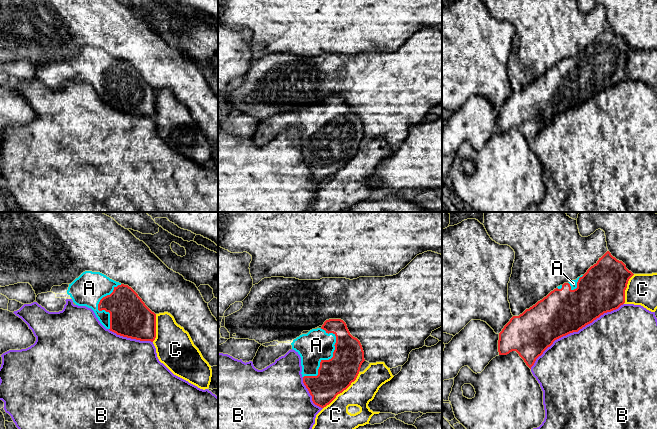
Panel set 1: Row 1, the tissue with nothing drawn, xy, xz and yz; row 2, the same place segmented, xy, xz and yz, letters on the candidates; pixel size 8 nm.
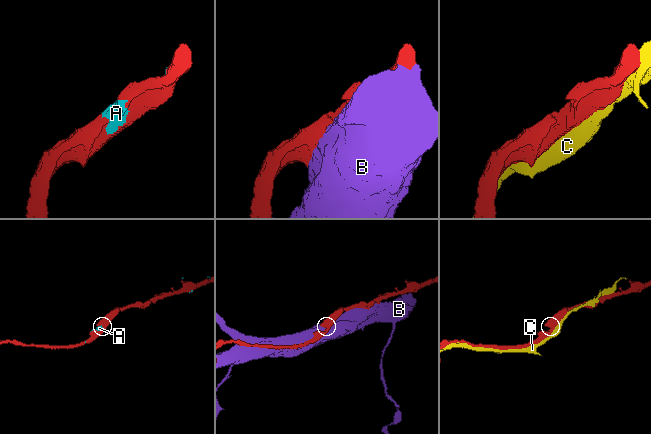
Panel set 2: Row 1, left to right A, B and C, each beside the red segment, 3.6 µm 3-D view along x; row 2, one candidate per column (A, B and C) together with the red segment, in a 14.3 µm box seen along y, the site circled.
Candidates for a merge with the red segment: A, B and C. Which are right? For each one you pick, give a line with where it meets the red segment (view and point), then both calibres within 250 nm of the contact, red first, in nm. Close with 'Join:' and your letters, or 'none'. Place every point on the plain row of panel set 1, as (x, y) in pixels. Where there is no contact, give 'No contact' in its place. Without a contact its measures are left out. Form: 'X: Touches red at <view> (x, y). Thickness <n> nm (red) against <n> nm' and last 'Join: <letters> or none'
A: Touches red at xz (324, 136). Thickness 280 nm (red) against 240 nm
Join: A

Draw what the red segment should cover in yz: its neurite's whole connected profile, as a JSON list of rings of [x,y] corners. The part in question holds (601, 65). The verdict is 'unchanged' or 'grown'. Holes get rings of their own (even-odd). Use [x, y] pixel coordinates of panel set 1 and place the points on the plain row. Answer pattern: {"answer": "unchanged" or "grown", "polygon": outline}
{"answer": "grown", "polygon": [[[607,27],[584,51],[558,62],[522,90],[513,92],[499,109],[499,131],[516,127],[531,145],[536,135],[555,116],[578,108],[604,89],[616,86],[623,81],[625,66],[633,51],[622,37],[617,36]]]}

